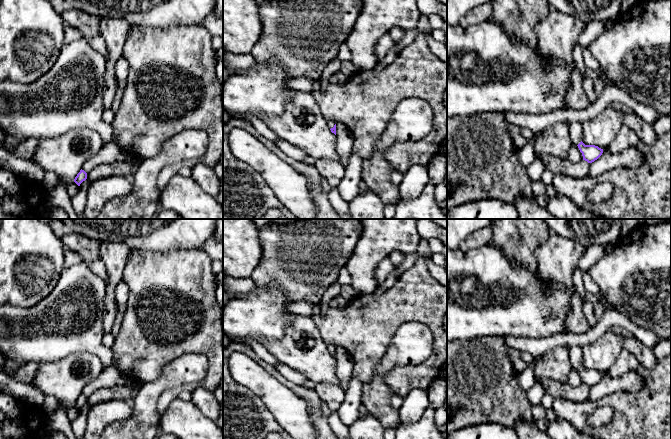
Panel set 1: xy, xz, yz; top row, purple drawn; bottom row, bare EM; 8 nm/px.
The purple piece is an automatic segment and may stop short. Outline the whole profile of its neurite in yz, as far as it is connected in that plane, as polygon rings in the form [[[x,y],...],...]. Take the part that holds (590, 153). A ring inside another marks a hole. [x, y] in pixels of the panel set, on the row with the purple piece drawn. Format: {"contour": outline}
{"contour": [[[581,122],[569,124],[572,142],[578,146],[580,152],[582,153],[583,160],[587,161],[588,163],[592,163],[602,155],[603,149],[595,145],[585,145],[581,141],[582,129],[583,123]]]}

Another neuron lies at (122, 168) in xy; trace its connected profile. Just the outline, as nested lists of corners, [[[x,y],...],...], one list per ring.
[[[129,160],[116,161],[111,163],[103,163],[92,169],[87,173],[87,181],[94,182],[98,179],[110,176],[123,176],[129,175],[136,166]]]

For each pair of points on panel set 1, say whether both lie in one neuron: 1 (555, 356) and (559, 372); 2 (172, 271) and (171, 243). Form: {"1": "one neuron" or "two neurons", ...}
{"1": "one neuron", "2": "two neurons"}

